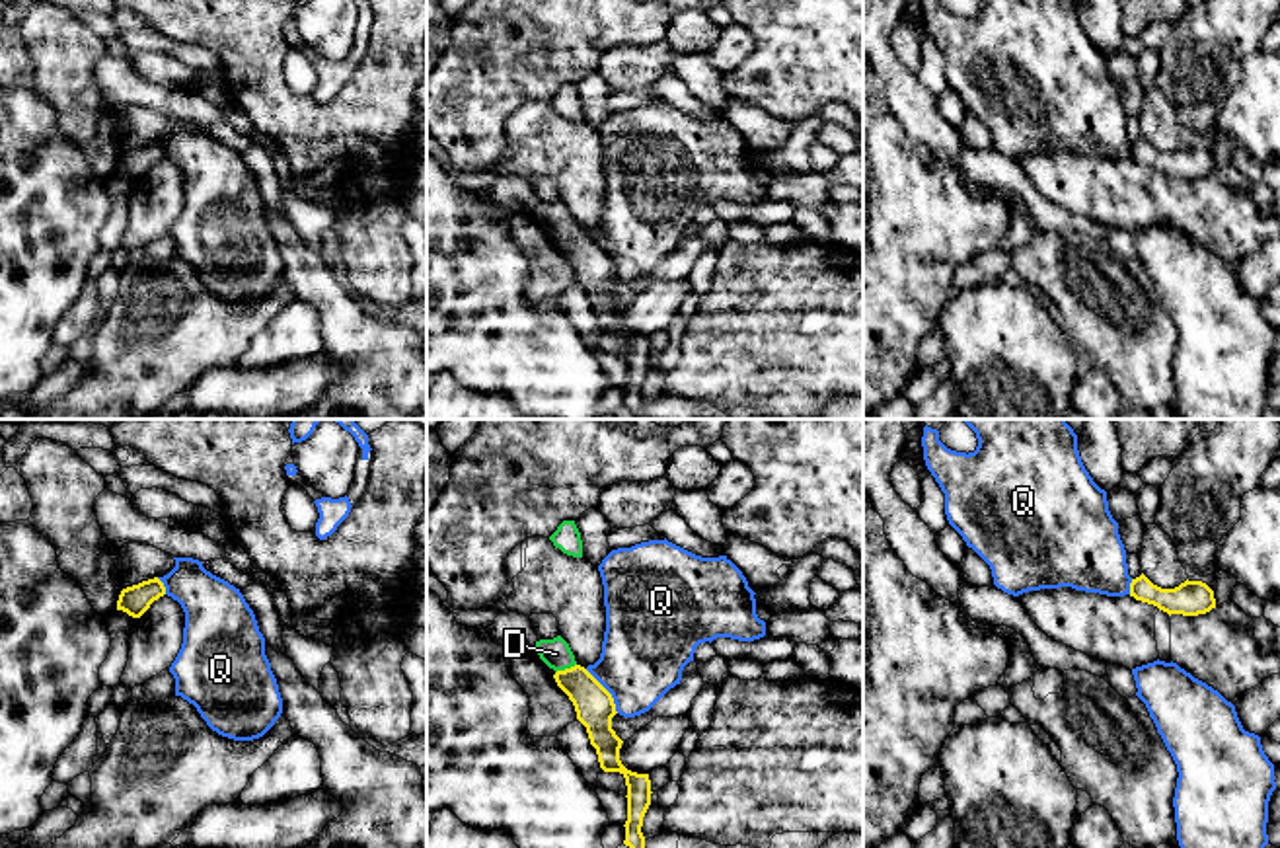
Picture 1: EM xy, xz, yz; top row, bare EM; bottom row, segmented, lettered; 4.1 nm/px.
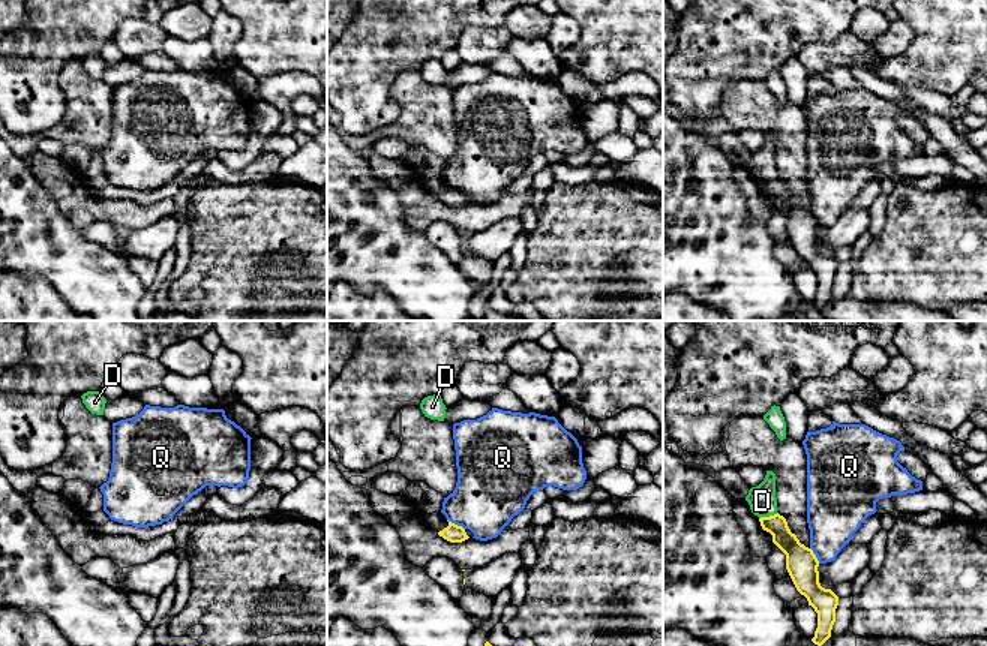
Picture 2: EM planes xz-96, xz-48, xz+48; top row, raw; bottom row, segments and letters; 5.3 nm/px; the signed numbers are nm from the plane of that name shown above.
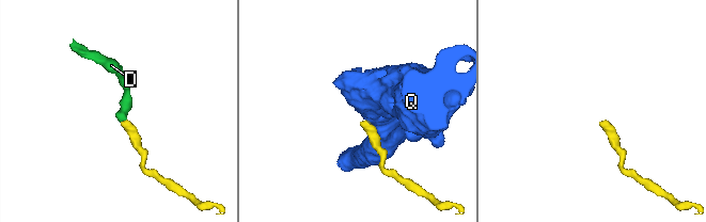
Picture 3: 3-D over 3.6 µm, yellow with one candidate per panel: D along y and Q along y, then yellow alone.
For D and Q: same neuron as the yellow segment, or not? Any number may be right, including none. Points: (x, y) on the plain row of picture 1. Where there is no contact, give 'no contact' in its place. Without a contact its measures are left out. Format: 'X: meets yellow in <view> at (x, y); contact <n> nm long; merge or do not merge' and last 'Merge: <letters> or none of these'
D: meets yellow in xz at (565, 232); contact 100 nm long; merge
Q: meets yellow in xz at (606, 254); contact 240 nm long; do not merge
Merge: D

